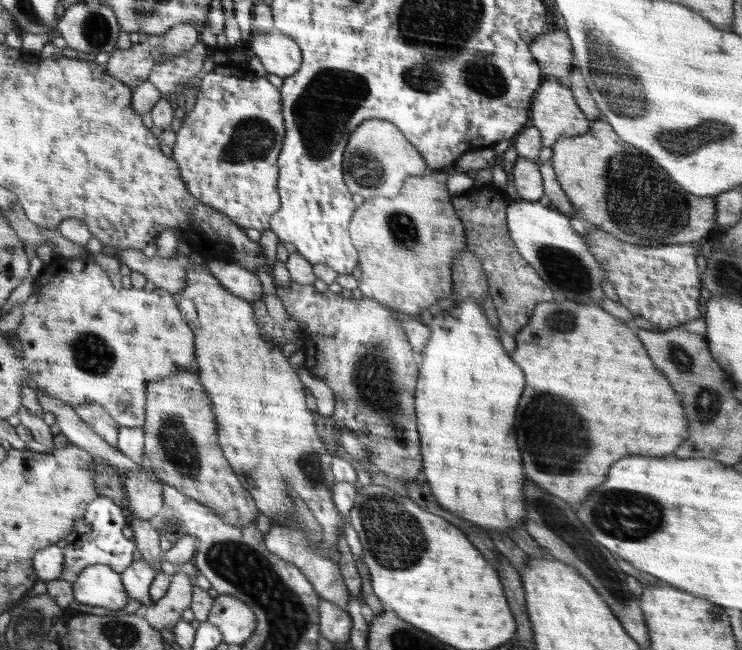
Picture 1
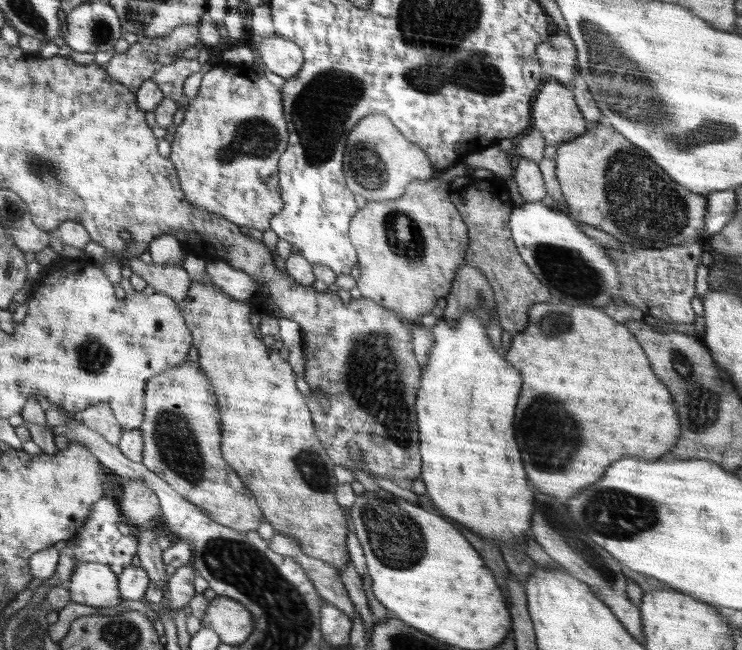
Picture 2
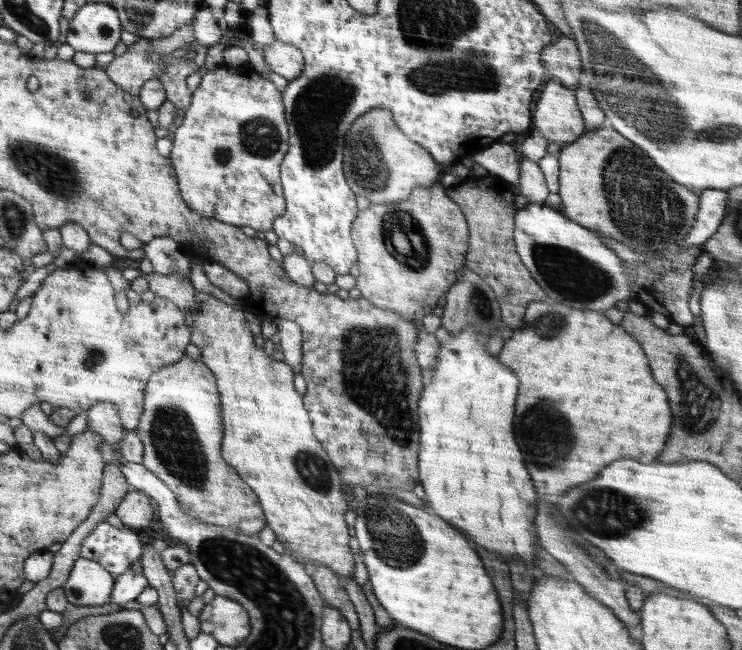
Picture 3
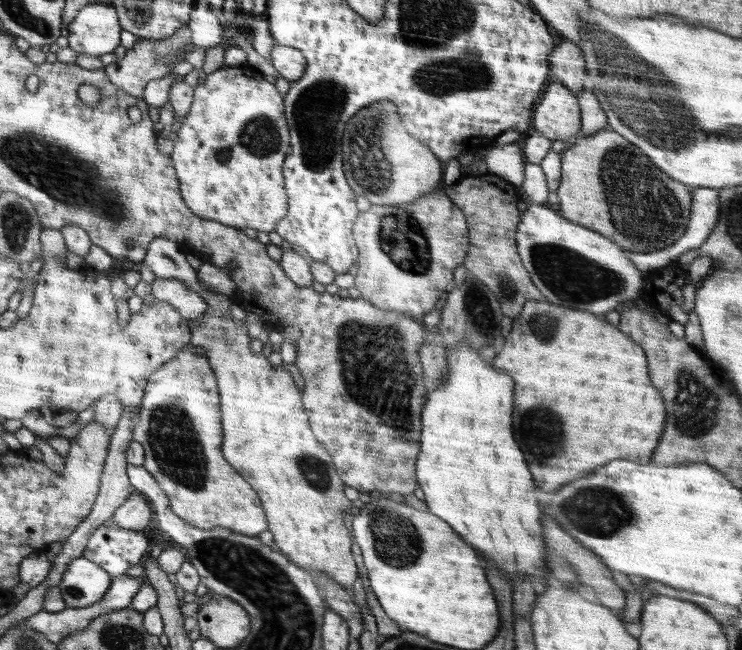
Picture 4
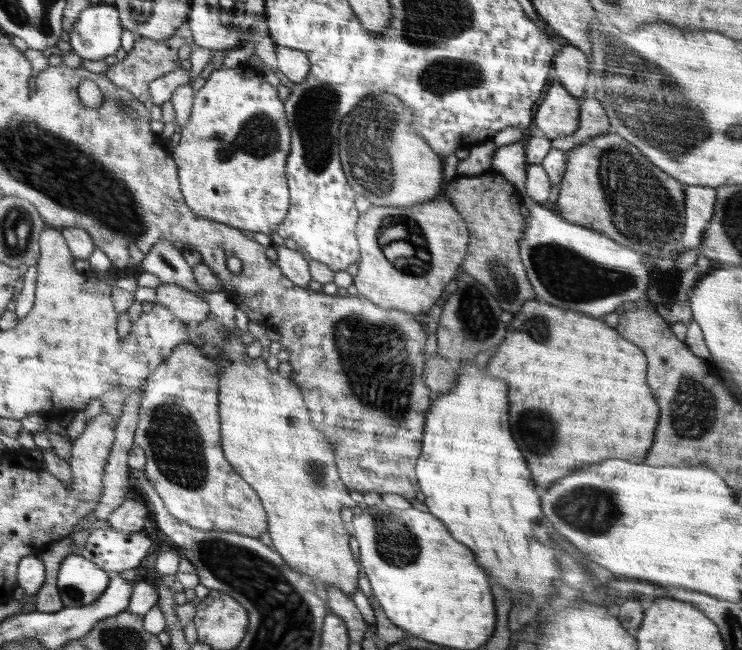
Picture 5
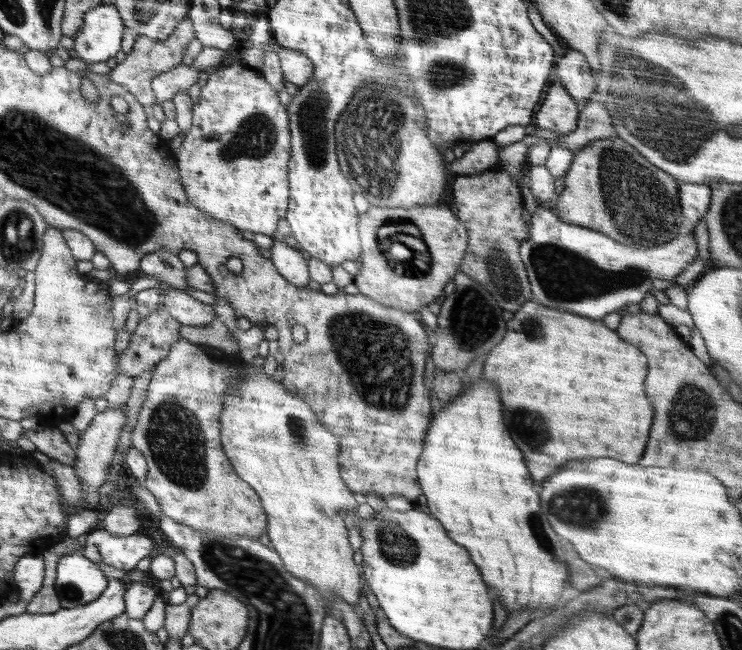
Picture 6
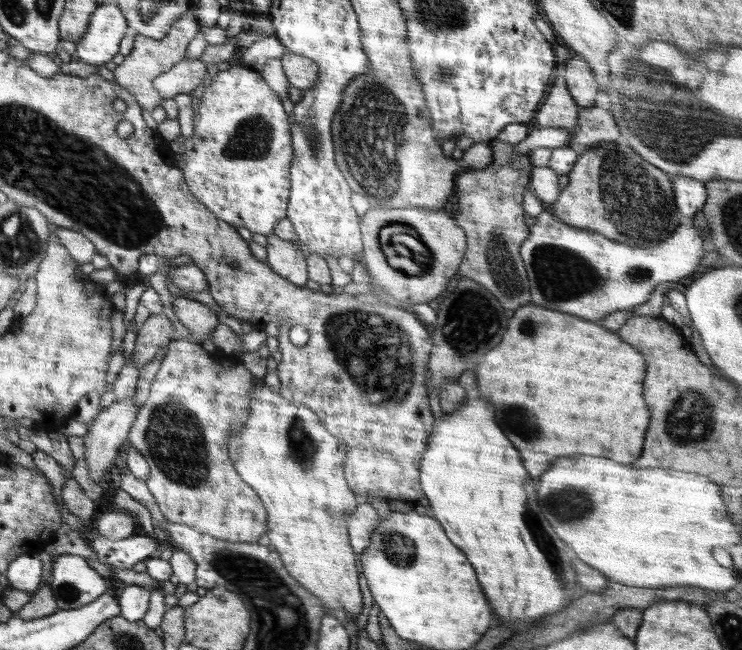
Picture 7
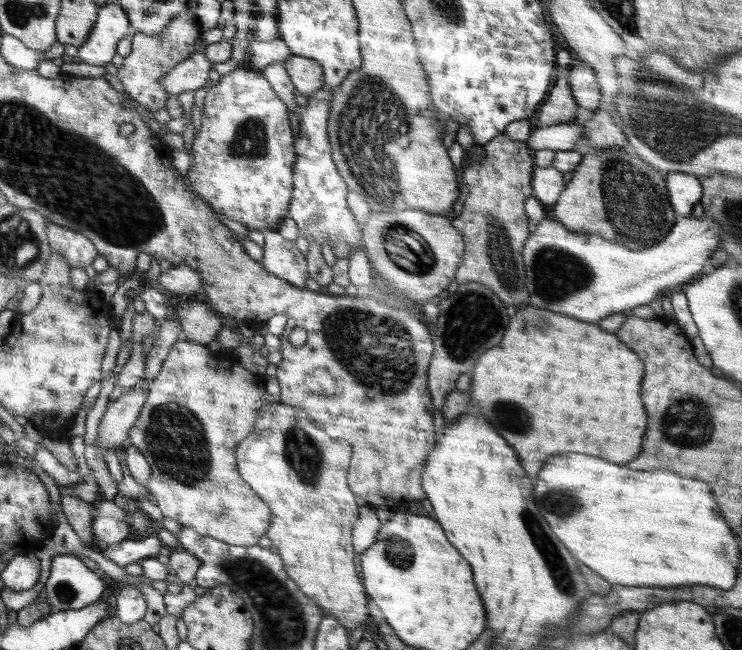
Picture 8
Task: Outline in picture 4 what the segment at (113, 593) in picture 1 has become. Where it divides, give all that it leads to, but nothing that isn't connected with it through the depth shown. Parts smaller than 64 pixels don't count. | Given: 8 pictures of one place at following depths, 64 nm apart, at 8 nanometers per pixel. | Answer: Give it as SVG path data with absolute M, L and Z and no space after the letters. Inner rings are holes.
M78 557L66 567L58 588L67 607L80 608L102 600L112 579L98 564Z

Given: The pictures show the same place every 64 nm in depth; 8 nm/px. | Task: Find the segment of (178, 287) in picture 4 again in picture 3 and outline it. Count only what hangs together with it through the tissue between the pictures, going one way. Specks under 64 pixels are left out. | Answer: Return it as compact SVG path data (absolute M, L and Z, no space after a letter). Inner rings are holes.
M152 272L149 275L142 273L148 281L149 289L155 296L161 296L173 302L180 310L191 310L197 306L195 299L195 288L192 286L188 276L177 272L176 274L158 274Z

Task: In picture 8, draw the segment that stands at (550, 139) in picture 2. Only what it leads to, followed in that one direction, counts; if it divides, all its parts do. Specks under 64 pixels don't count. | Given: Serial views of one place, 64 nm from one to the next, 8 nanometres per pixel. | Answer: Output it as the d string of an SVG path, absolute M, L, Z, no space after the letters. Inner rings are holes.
M559 74L552 86L548 100L536 112L541 127L574 121L579 105L572 94L569 78Z

